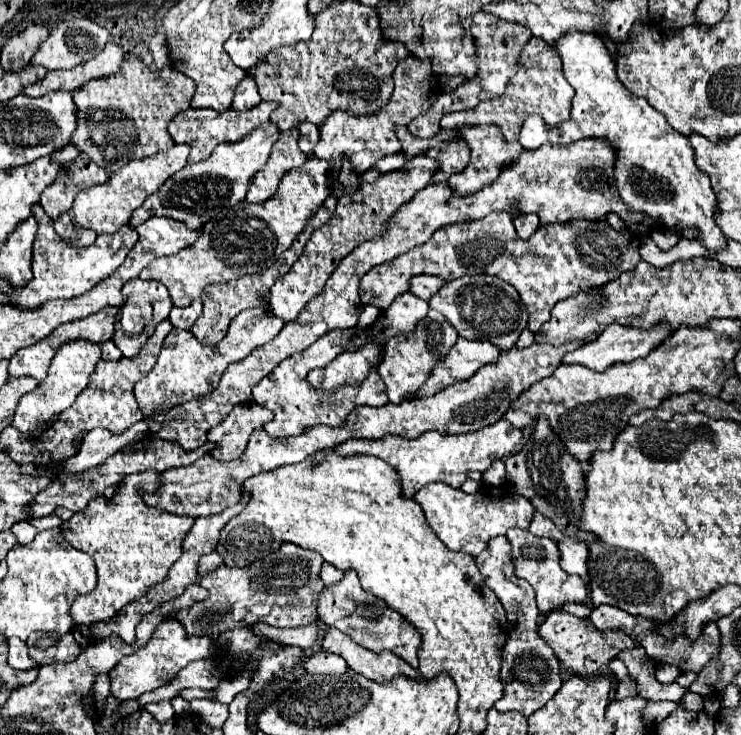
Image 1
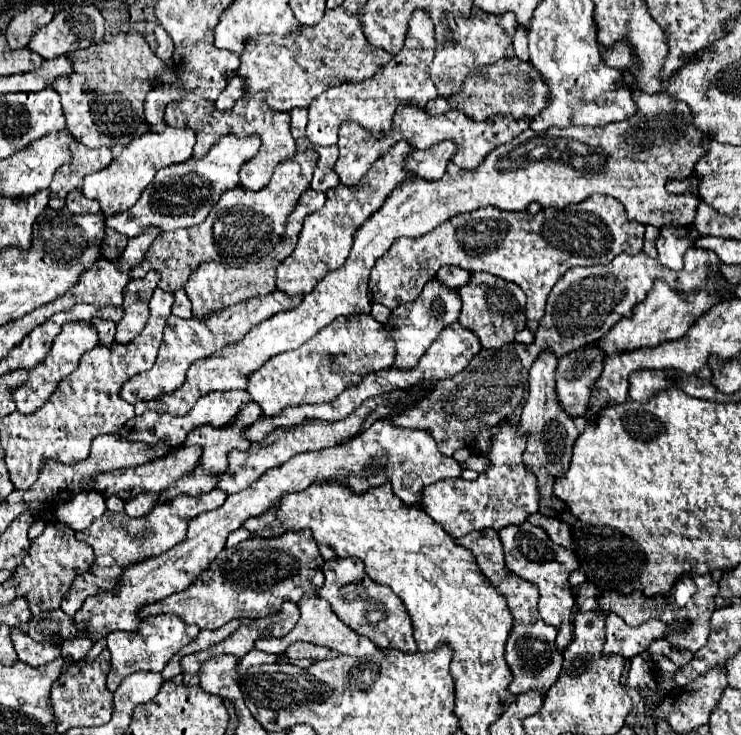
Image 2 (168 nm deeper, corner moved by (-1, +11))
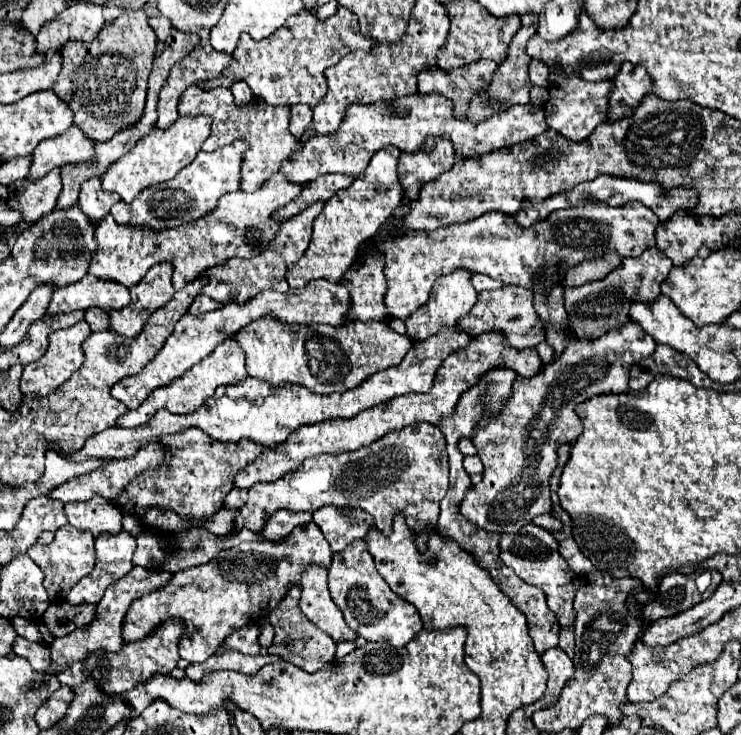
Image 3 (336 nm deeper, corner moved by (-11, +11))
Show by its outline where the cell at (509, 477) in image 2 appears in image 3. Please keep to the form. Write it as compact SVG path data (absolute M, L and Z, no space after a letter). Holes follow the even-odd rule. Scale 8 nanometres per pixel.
M630 322L624 324L624 328L616 328L616 332L608 332L608 336L602 336L600 340L570 340L564 354L558 360L546 364L542 374L516 380L516 384L512 386L512 396L502 410L502 416L498 416L498 420L482 420L476 428L476 436L472 438L472 442L484 462L484 480L466 492L464 500L460 502L460 514L470 524L498 534L518 532L524 524L530 524L534 516L548 514L552 510L548 478L556 468L556 444L576 440L582 430L582 418L576 414L576 406L586 402L594 394L628 392L630 368L634 366L634 362L648 358L654 348L656 342L652 340L652 336L648 336L640 328L640 324Z

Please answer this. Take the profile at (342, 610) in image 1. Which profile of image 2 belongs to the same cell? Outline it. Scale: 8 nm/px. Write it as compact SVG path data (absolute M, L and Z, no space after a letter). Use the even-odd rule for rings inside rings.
M334 558L324 562L324 586L318 590L318 596L324 598L336 616L350 626L354 632L368 636L378 648L398 648L404 652L416 652L414 630L410 614L402 600L392 592L392 588L372 582L366 572L364 564L358 558Z

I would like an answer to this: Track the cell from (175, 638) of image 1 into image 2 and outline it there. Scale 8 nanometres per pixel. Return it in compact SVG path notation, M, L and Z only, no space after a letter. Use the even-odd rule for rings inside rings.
M160 614L160 616L148 616L142 620L142 624L134 632L112 632L106 642L108 650L112 654L112 668L108 672L108 682L106 686L110 692L116 692L120 682L138 672L138 670L152 670L152 672L162 672L164 666L168 664L170 656L178 652L182 646L190 644L198 636L200 628L198 626L188 626L184 624L178 616L174 614Z

